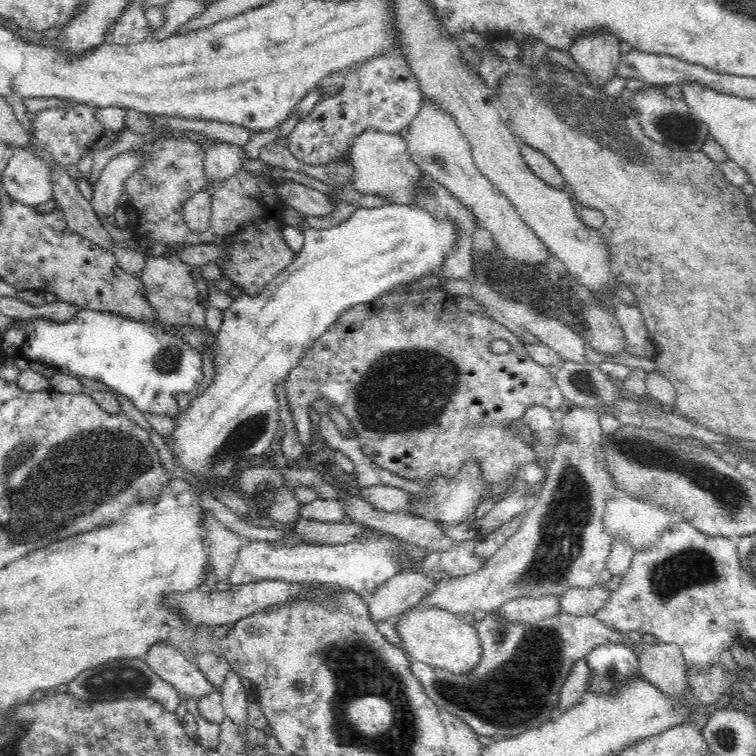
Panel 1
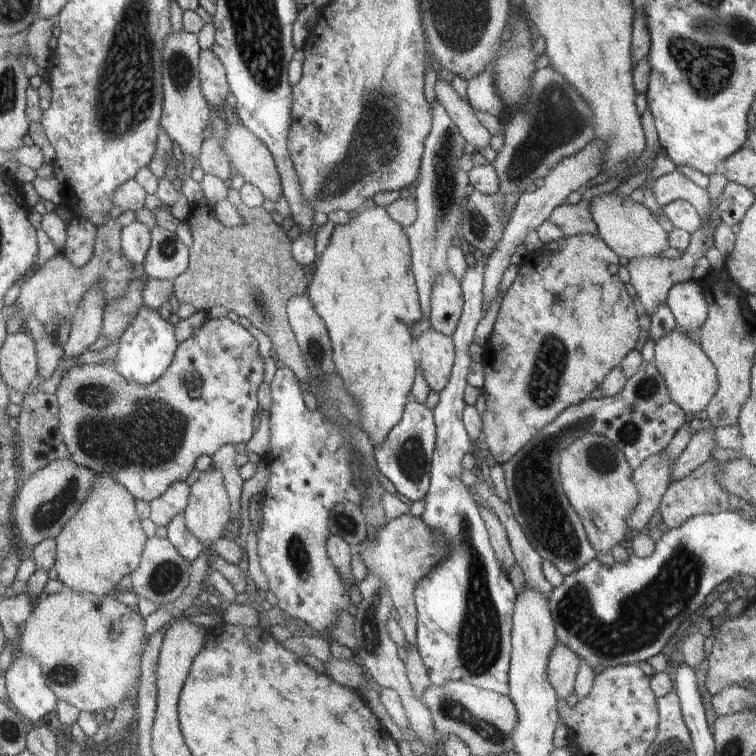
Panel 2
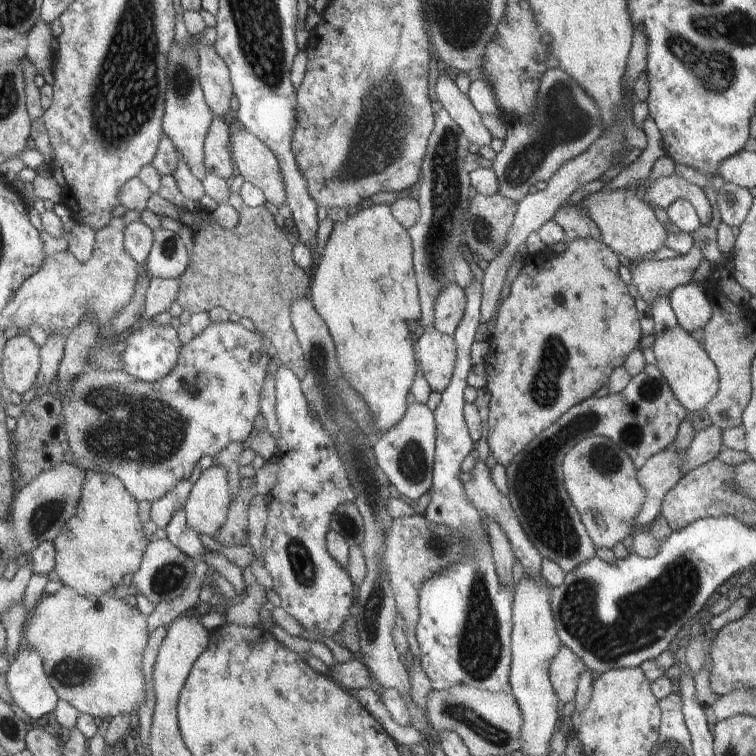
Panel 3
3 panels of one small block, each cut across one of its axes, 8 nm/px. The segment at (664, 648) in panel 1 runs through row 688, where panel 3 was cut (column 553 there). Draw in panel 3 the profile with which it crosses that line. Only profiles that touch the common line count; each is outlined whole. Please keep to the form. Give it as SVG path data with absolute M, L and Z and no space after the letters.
M562 645L549 668L549 677L562 705L575 700L578 681L585 664L567 646Z

